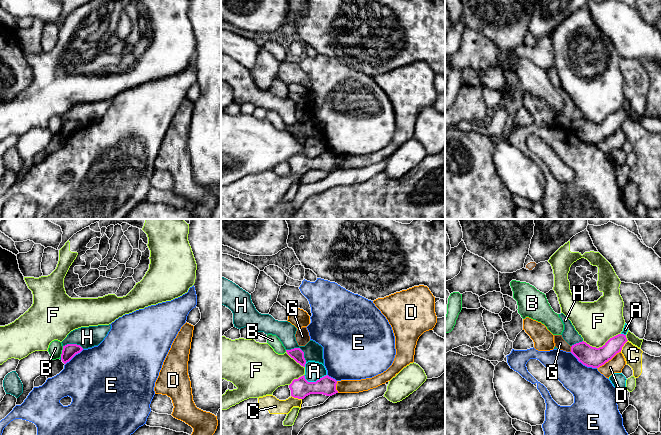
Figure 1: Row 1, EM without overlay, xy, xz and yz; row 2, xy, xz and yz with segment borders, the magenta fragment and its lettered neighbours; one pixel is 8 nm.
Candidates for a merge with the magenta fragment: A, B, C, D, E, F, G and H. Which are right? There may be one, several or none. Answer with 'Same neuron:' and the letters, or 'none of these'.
Same neuron: none of these

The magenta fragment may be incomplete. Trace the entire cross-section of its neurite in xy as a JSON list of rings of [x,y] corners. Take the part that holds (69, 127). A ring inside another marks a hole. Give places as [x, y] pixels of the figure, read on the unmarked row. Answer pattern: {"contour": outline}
{"contour": [[[67,120],[63,122],[61,136],[64,140],[69,138],[76,130],[80,129],[83,124],[77,120]]]}

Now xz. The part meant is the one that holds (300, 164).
{"contour": [[[328,151],[320,154],[316,158],[308,158],[305,152],[294,155],[289,161],[291,172],[298,175],[304,175],[310,170],[323,170],[332,172],[338,167],[336,166],[337,157]]]}

